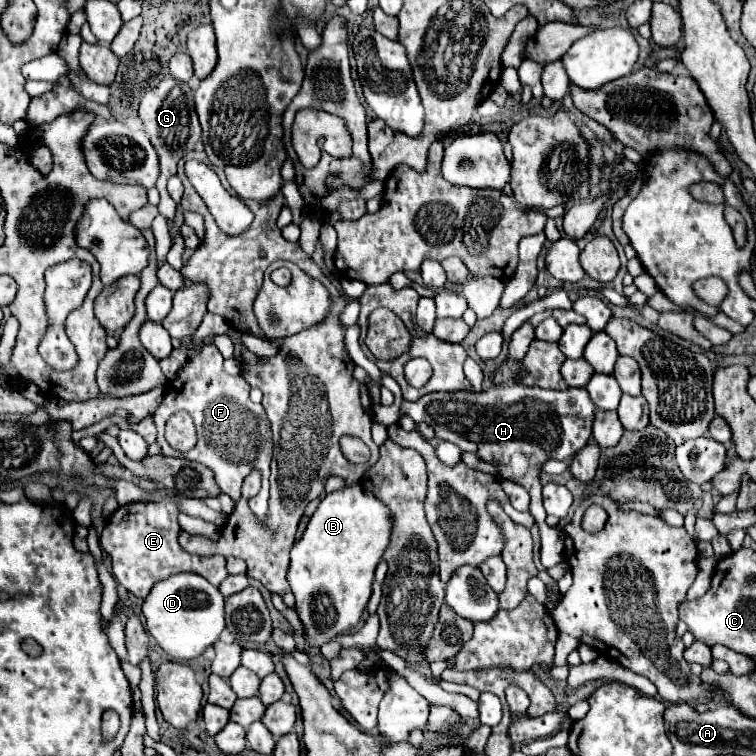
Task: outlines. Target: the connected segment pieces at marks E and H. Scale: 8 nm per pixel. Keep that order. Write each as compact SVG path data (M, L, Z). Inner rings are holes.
M168 493L162 501L142 501L142 503L128 503L118 507L110 519L104 525L104 531L100 535L100 545L104 551L112 557L112 569L114 577L120 581L122 587L126 587L136 597L146 597L148 591L154 587L154 583L182 571L192 571L214 583L216 587L228 577L226 571L226 557L212 555L212 557L200 557L184 551L178 543L178 535L182 531L178 523L178 495Z
M504 383L482 393L428 393L414 403L402 401L400 405L402 417L406 415L416 423L428 423L436 431L438 439L450 441L462 451L480 455L484 461L494 463L504 479L512 479L530 491L530 513L534 515L540 529L540 561L546 569L564 561L564 543L562 533L544 521L546 511L542 507L538 467L546 459L570 459L582 447L586 447L592 435L594 411L596 407L586 389L548 391L540 387L524 387L518 383Z

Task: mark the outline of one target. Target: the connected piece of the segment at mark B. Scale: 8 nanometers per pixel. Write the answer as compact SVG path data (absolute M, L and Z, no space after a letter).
M360 485L328 493L312 515L302 539L290 551L288 583L296 597L296 613L304 623L310 647L318 649L338 633L356 627L372 595L374 569L392 533L390 509Z

